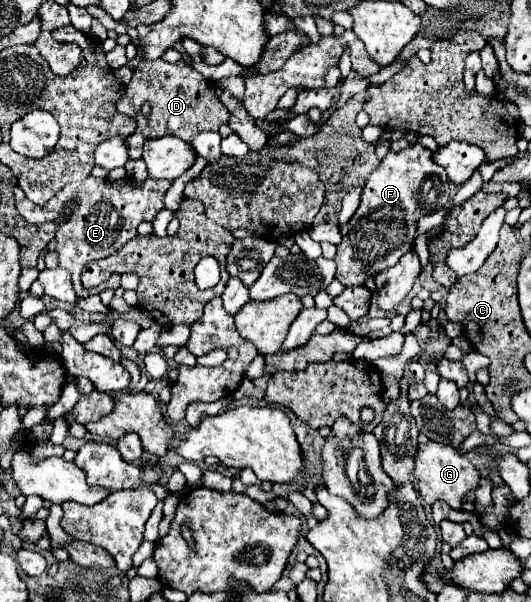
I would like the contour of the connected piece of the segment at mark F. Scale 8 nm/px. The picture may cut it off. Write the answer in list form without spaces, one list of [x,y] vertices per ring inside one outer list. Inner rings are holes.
[[[411,144],[401,152],[389,152],[377,172],[367,178],[361,204],[345,226],[347,236],[343,236],[335,254],[335,278],[343,286],[363,286],[365,276],[375,276],[393,266],[413,248],[417,220],[449,206],[449,186],[451,182],[445,176],[445,168],[433,160],[433,152],[425,146]]]

